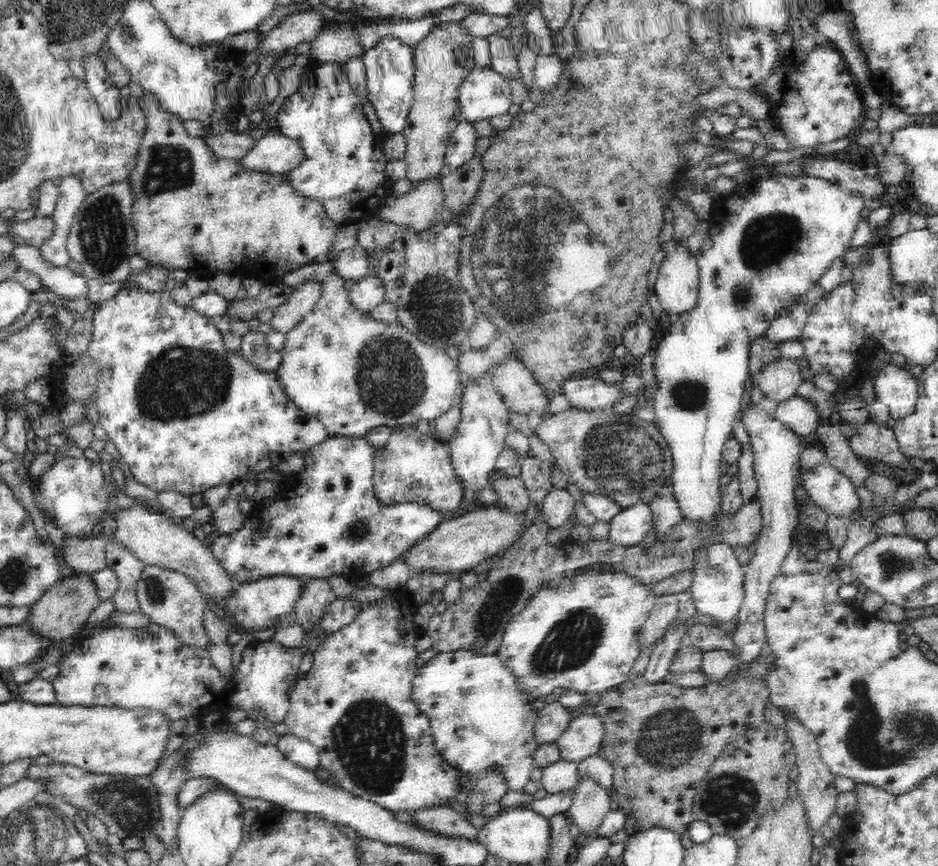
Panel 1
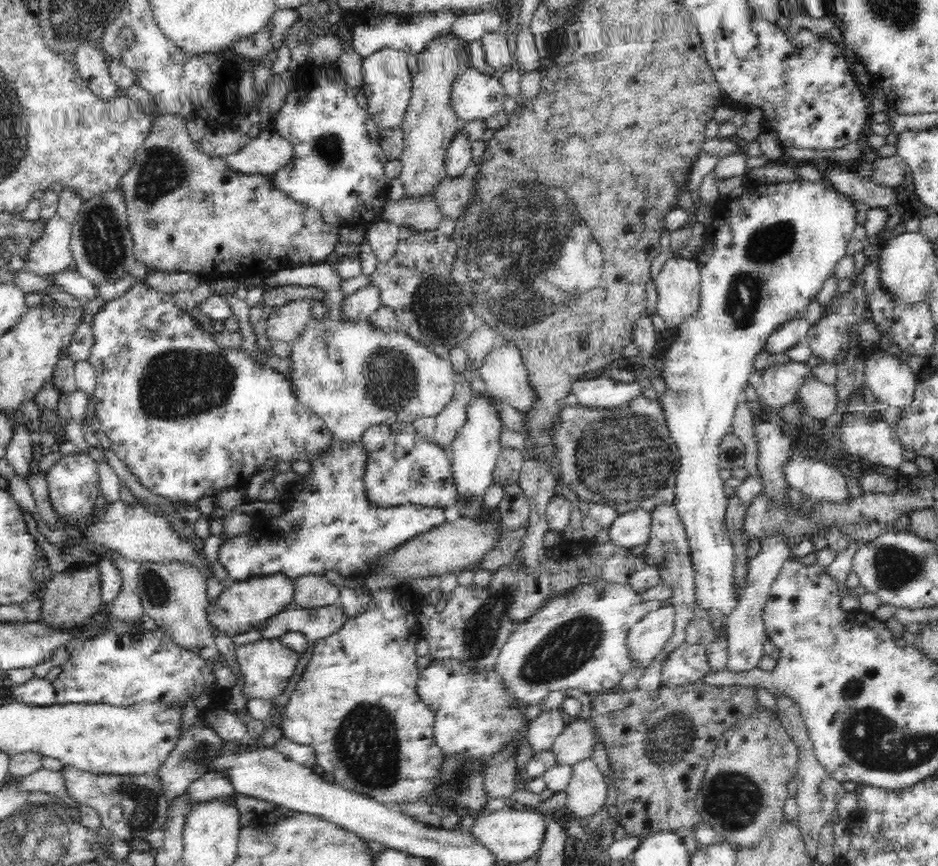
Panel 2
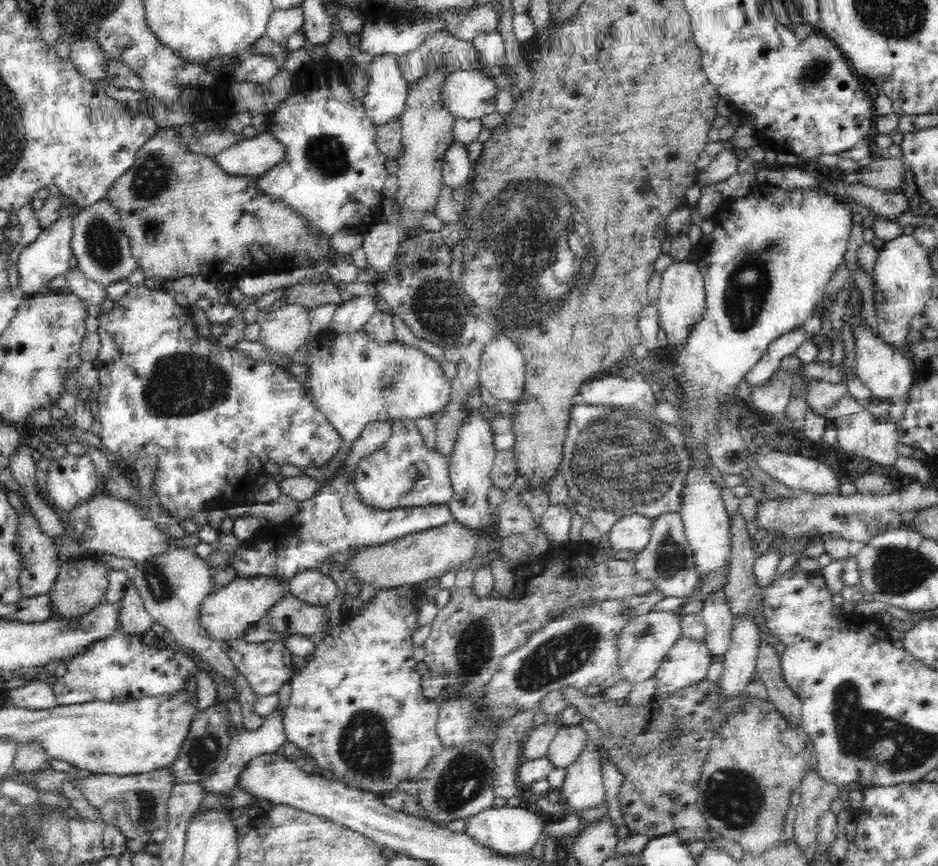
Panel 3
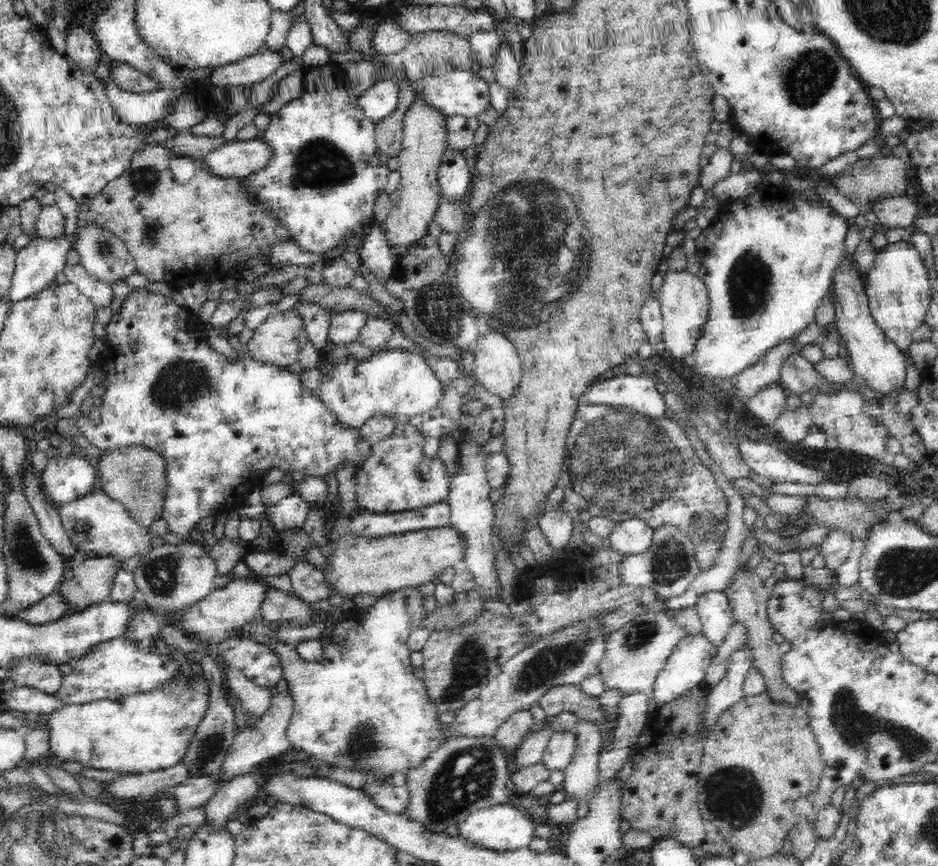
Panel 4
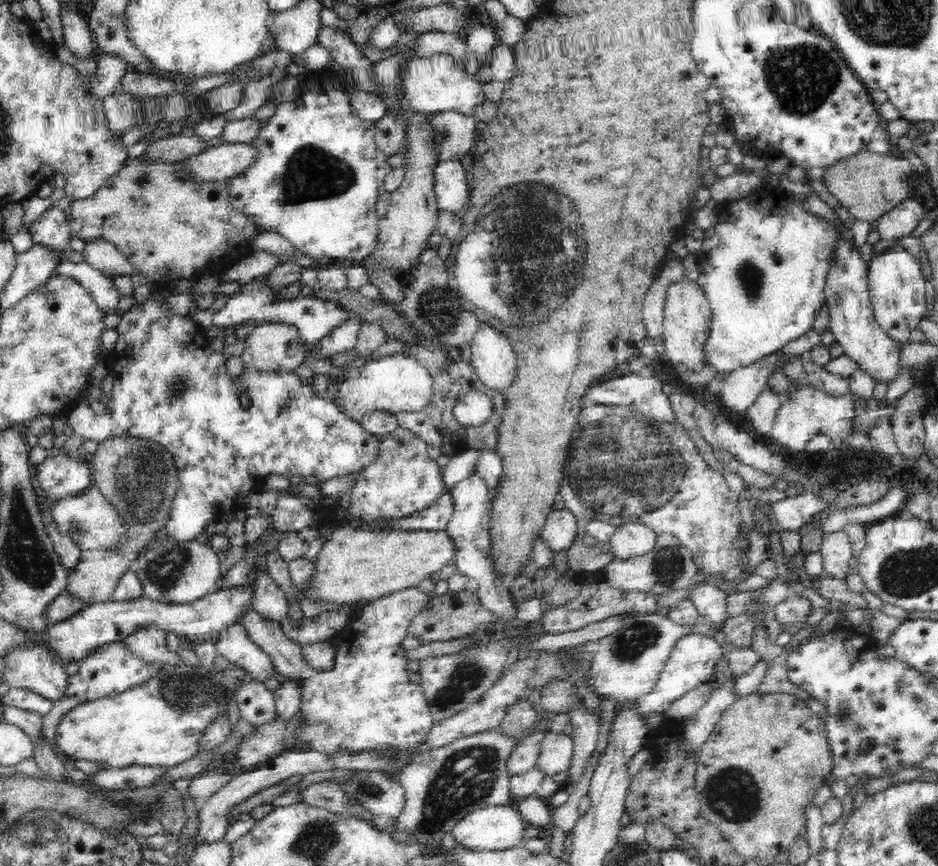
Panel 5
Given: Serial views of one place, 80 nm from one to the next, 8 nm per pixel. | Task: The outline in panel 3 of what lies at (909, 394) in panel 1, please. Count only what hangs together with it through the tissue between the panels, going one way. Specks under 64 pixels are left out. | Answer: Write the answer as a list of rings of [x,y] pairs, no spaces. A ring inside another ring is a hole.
[[[854,328],[856,332],[856,360],[858,360],[858,376],[870,389],[878,402],[897,404],[909,400],[910,390],[915,383],[912,368],[905,354],[898,352],[894,346],[884,343],[880,335],[872,334],[868,328]]]

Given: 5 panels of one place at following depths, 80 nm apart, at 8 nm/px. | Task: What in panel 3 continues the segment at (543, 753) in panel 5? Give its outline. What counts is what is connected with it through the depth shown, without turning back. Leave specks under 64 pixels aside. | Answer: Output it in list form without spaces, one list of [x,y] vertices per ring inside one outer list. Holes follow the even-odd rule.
[[[580,725],[560,727],[549,746],[550,765],[556,769],[566,769],[571,766],[585,750],[587,734]]]

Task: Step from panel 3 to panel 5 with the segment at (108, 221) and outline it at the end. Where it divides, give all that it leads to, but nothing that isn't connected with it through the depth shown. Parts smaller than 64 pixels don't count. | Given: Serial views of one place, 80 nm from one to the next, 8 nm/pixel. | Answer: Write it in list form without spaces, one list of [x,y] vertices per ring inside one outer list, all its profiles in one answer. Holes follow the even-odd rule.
[[[104,243],[86,244],[83,260],[98,269],[101,273],[116,271],[118,275],[133,275],[133,266],[124,256],[116,252],[112,245]]]

